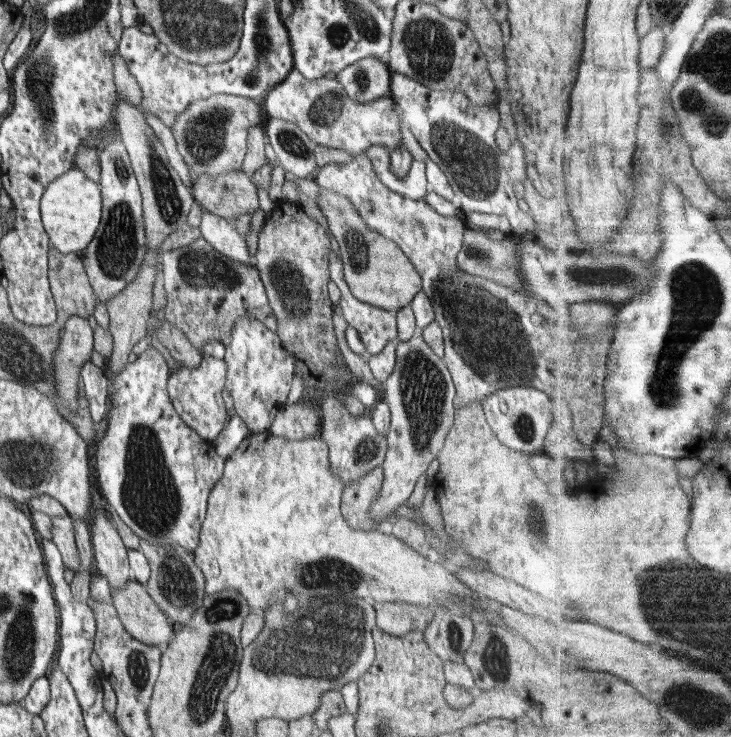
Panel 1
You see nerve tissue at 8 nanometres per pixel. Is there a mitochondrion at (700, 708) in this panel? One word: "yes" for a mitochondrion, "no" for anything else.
yes

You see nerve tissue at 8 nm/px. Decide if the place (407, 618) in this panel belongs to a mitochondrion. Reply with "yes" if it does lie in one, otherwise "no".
no

